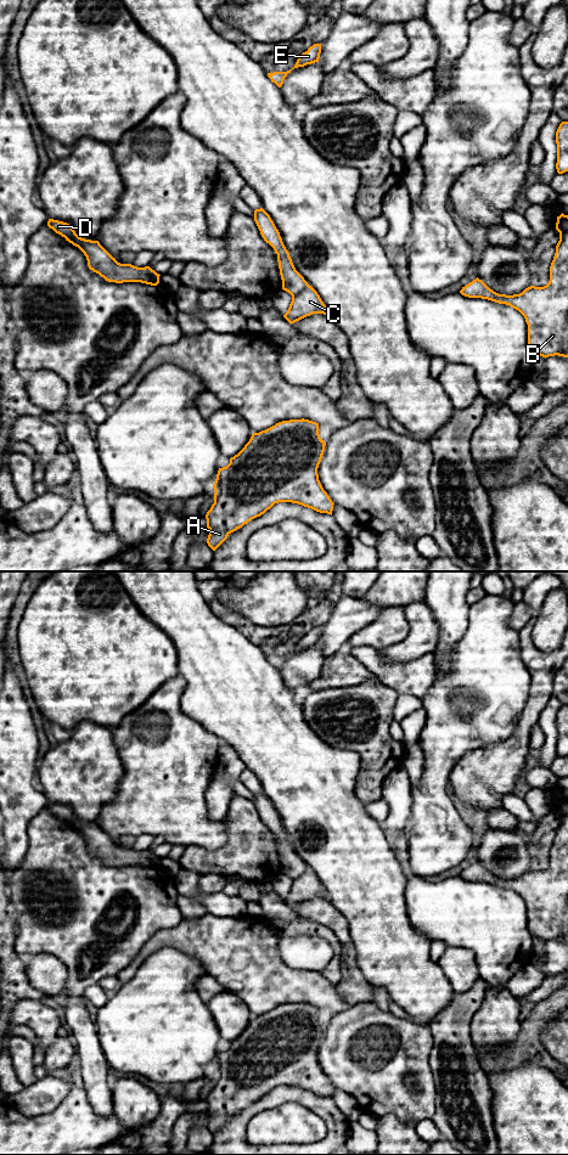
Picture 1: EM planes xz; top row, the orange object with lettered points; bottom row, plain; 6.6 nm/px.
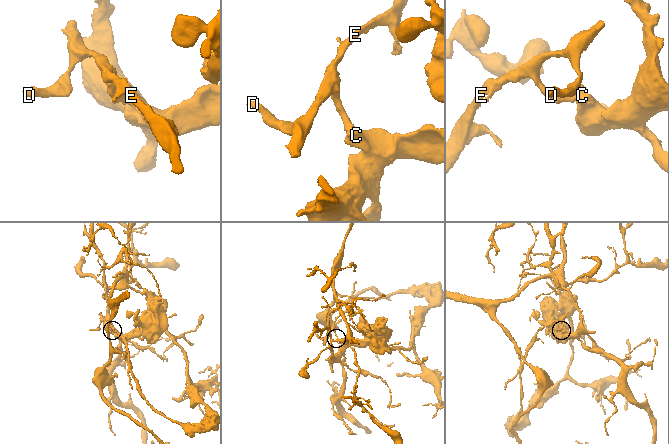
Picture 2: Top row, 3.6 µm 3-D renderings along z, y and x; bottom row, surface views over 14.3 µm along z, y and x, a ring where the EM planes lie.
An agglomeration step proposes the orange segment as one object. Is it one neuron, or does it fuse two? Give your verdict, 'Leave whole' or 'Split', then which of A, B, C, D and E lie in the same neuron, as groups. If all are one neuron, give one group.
Split. Groups: A B C / D E

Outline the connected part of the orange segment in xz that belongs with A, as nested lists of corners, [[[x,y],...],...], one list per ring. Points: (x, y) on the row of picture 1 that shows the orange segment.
[[[289,419],[253,433],[244,447],[226,467],[219,468],[213,489],[214,503],[206,514],[208,546],[215,551],[227,536],[275,503],[292,502],[332,515],[333,502],[324,490],[317,474],[326,443],[320,438],[319,423]]]

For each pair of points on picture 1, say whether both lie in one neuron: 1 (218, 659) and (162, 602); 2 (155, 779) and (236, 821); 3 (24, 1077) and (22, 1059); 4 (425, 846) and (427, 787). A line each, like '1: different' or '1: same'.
1: same
2: different
3: same
4: same

